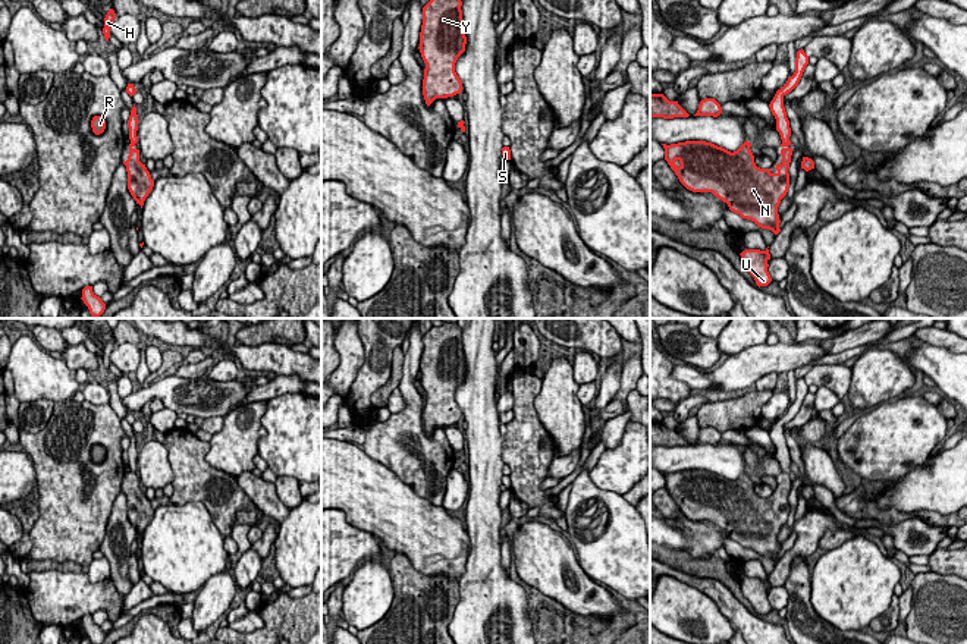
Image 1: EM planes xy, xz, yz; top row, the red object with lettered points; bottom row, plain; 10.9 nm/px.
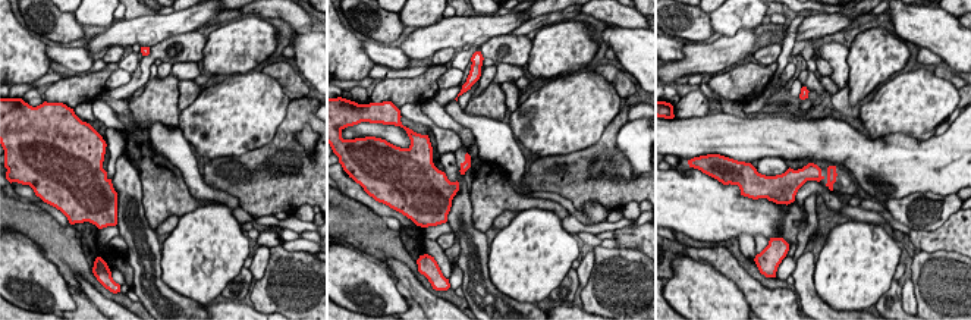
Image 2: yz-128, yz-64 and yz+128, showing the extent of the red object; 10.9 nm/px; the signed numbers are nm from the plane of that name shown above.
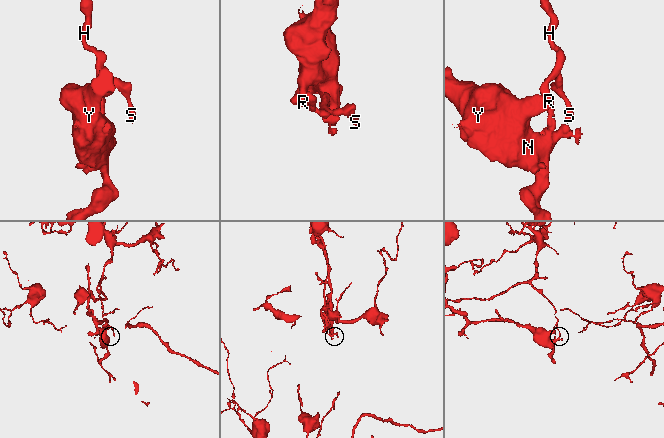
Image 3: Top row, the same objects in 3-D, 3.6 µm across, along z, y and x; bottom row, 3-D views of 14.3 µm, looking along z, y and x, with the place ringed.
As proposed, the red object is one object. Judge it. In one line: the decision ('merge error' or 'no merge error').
merge error

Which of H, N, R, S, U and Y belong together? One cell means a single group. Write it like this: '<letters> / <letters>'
H S / N R U Y

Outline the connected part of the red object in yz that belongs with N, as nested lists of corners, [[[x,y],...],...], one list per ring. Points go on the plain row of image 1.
[[[706,469],[662,474],[665,489],[687,518],[712,521],[742,547],[775,563],[781,560],[778,535],[789,516],[792,484],[787,472],[781,472],[782,491],[776,493],[776,502],[756,494],[748,469],[734,481]]]

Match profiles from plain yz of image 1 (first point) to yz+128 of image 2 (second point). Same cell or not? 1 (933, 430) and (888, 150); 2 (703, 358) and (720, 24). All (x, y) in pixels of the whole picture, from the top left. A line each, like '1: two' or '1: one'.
1: two
2: two

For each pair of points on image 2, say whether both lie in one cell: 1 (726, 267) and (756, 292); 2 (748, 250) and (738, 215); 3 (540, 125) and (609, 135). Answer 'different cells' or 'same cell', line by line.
1: same cell
2: different cells
3: different cells

